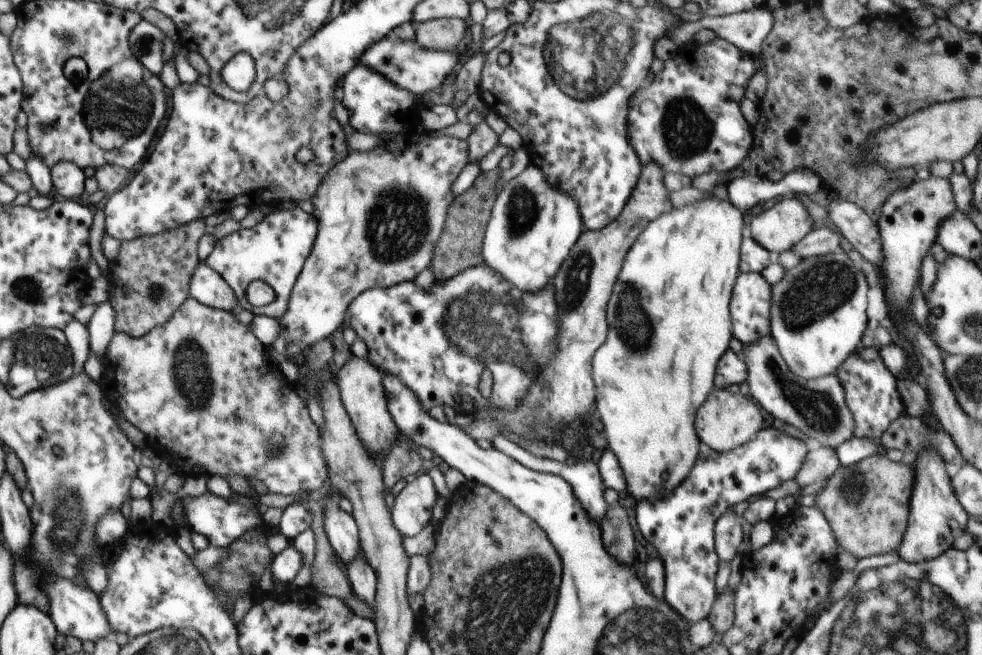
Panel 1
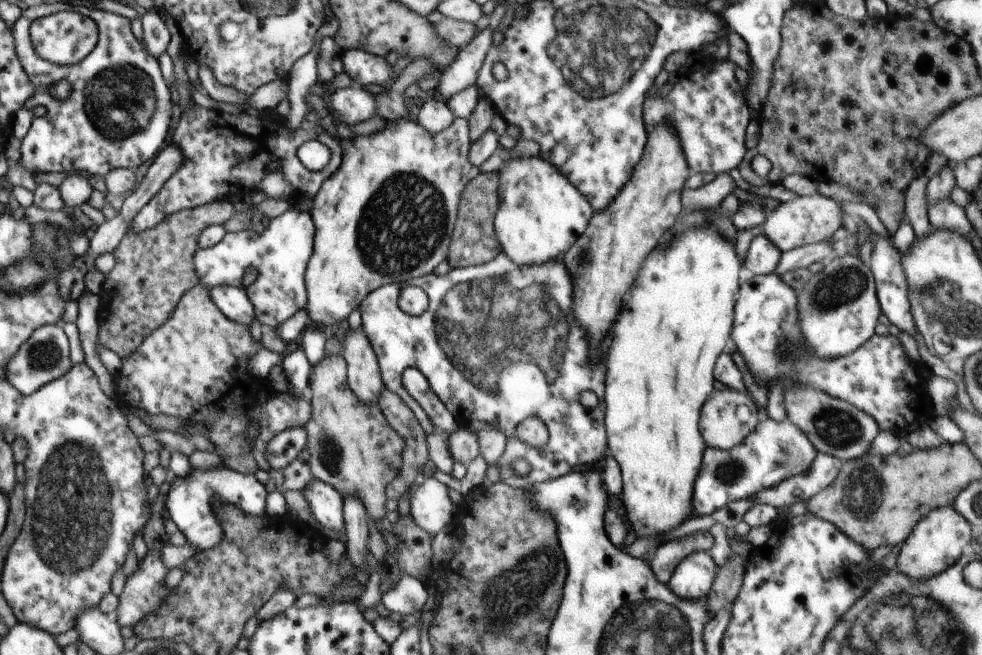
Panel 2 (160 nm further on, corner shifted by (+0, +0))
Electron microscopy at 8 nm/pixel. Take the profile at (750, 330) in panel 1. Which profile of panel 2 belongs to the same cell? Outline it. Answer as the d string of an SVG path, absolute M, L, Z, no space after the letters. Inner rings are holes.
M776 273L754 275L742 284L735 310L730 336L746 361L756 387L784 384L785 392L790 387L810 387L828 393L867 412L882 432L901 434L931 412L927 381L918 376L916 365L908 358L897 336L874 334L854 352L835 359L817 357L808 350L804 346L796 291Z

